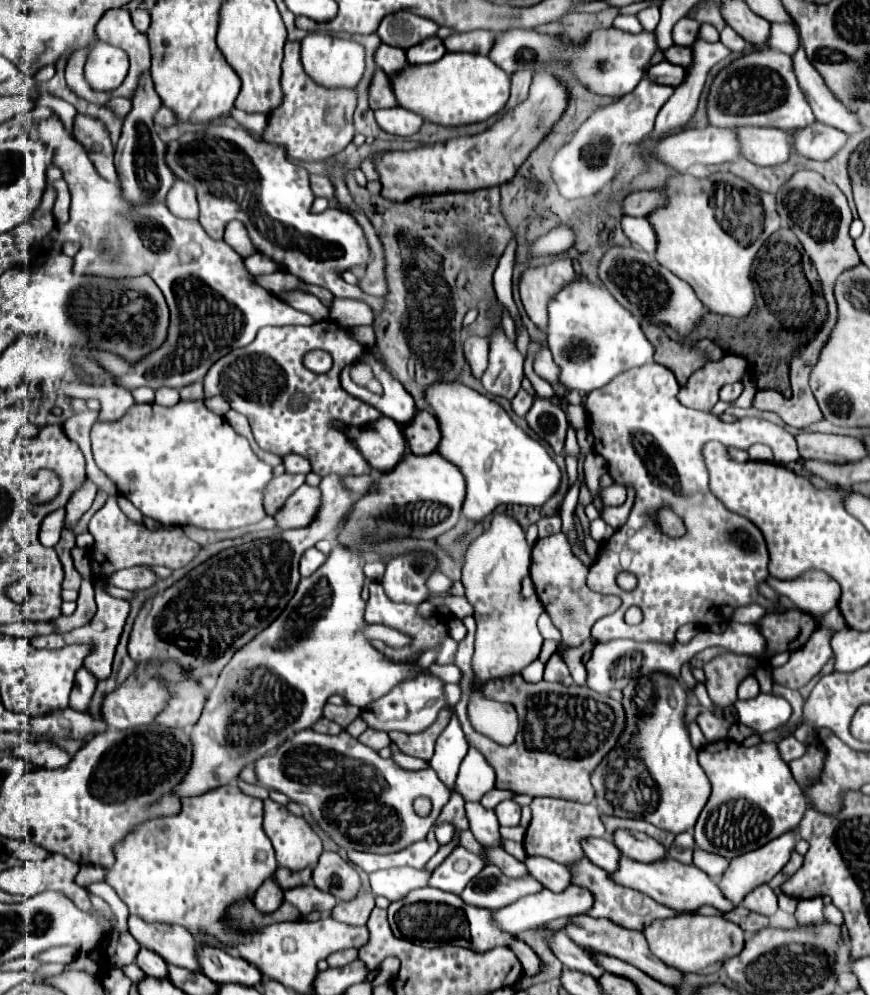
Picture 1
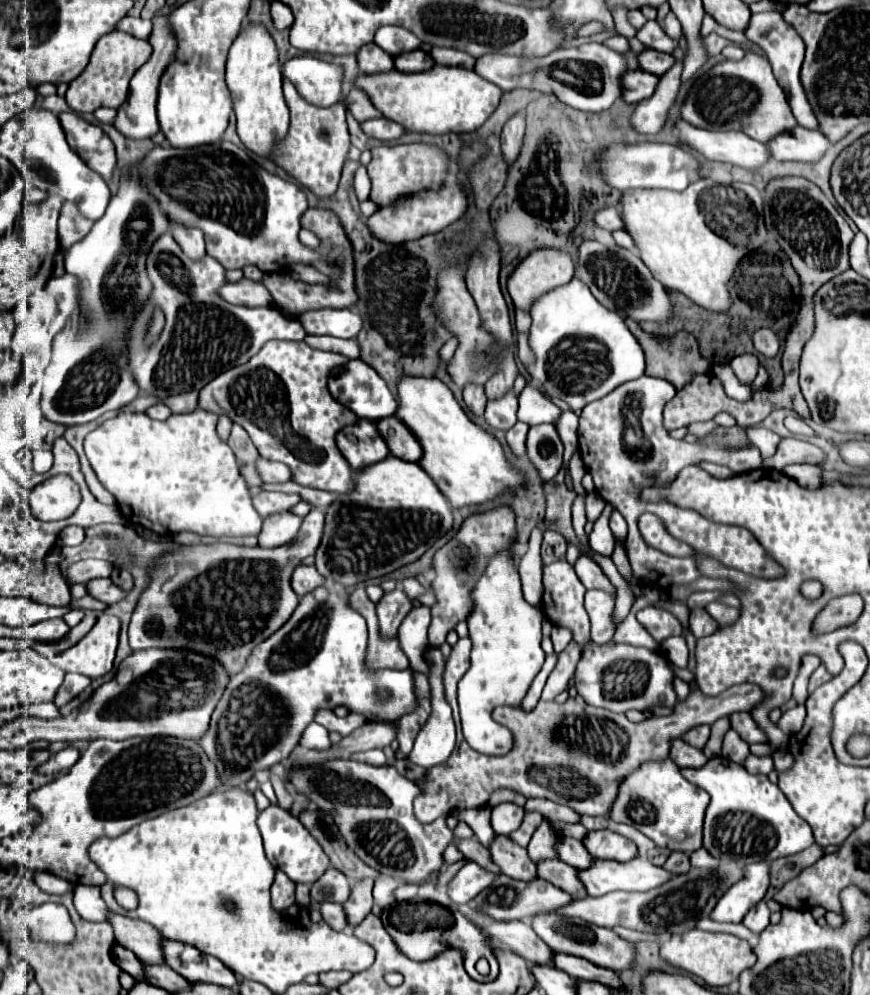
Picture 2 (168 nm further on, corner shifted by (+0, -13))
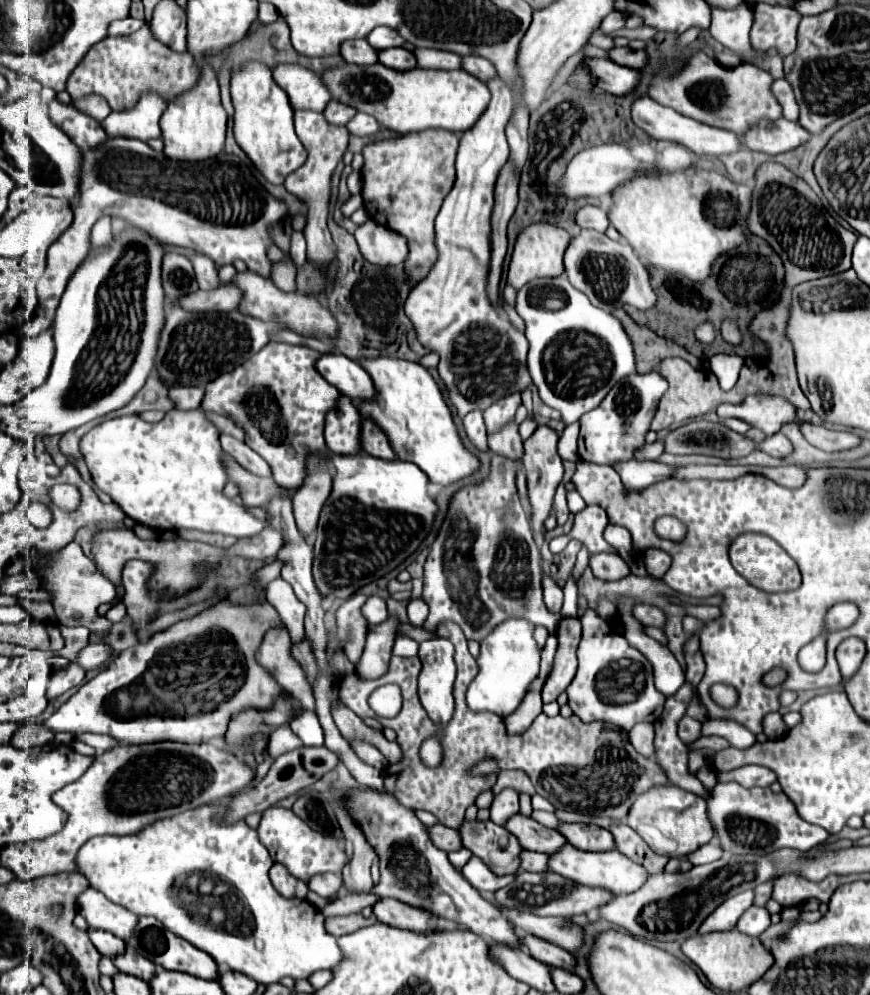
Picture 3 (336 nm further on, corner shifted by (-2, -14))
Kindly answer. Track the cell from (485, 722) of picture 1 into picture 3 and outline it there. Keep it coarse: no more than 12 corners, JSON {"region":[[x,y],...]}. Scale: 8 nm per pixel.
{"region":[[527,620],[481,642],[471,710],[509,716],[539,674]]}

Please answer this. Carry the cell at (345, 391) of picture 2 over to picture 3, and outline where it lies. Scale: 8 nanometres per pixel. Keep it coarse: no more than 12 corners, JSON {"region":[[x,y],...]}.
{"region":[[337,352],[315,366],[351,400],[375,396],[371,376]]}

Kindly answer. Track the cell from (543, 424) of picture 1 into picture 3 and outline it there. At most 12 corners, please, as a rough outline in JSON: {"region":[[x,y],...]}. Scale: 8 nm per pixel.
{"region":[[537,426],[525,440],[523,468],[531,526],[545,520],[563,478],[557,432]]}

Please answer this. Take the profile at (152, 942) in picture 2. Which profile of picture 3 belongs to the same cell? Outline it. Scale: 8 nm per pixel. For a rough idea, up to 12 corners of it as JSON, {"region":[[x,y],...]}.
{"region":[[87,888],[77,896],[89,926],[123,940],[137,926],[135,914]]}

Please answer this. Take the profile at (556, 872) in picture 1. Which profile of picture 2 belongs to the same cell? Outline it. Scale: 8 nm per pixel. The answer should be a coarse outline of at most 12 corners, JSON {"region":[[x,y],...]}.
{"region":[[509,837],[491,845],[491,859],[513,879],[537,877],[527,851]]}

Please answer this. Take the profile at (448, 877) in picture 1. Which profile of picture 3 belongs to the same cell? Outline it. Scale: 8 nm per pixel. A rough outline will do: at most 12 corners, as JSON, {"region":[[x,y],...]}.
{"region":[[471,860],[461,870],[477,890],[497,892],[517,874],[497,876],[481,862]]}

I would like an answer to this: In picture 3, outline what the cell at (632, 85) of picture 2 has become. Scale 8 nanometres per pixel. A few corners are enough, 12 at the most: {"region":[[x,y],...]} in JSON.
{"region":[[583,58],[597,86],[621,96],[635,88],[639,72],[605,58]]}

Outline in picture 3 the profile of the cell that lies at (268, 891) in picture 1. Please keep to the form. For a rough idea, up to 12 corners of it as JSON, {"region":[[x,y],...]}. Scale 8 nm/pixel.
{"region":[[277,862],[269,870],[275,890],[285,898],[309,892],[305,882],[293,878]]}

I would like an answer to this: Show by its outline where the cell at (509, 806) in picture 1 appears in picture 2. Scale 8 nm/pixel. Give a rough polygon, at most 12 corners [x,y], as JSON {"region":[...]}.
{"region":[[515,803],[493,807],[491,825],[497,835],[509,835],[523,821]]}

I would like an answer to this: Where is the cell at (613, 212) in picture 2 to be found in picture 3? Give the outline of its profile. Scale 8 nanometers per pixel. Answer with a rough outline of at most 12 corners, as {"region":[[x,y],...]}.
{"region":[[583,206],[577,214],[579,228],[605,232],[607,212],[597,206]]}

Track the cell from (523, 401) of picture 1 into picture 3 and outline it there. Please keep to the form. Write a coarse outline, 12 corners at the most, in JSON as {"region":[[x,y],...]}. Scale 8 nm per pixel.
{"region":[[515,460],[457,490],[429,548],[425,630],[555,634]]}

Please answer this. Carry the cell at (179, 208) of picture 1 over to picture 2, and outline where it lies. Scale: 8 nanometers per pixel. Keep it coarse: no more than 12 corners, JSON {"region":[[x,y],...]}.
{"region":[[171,221],[169,231],[191,259],[205,255],[201,229]]}

